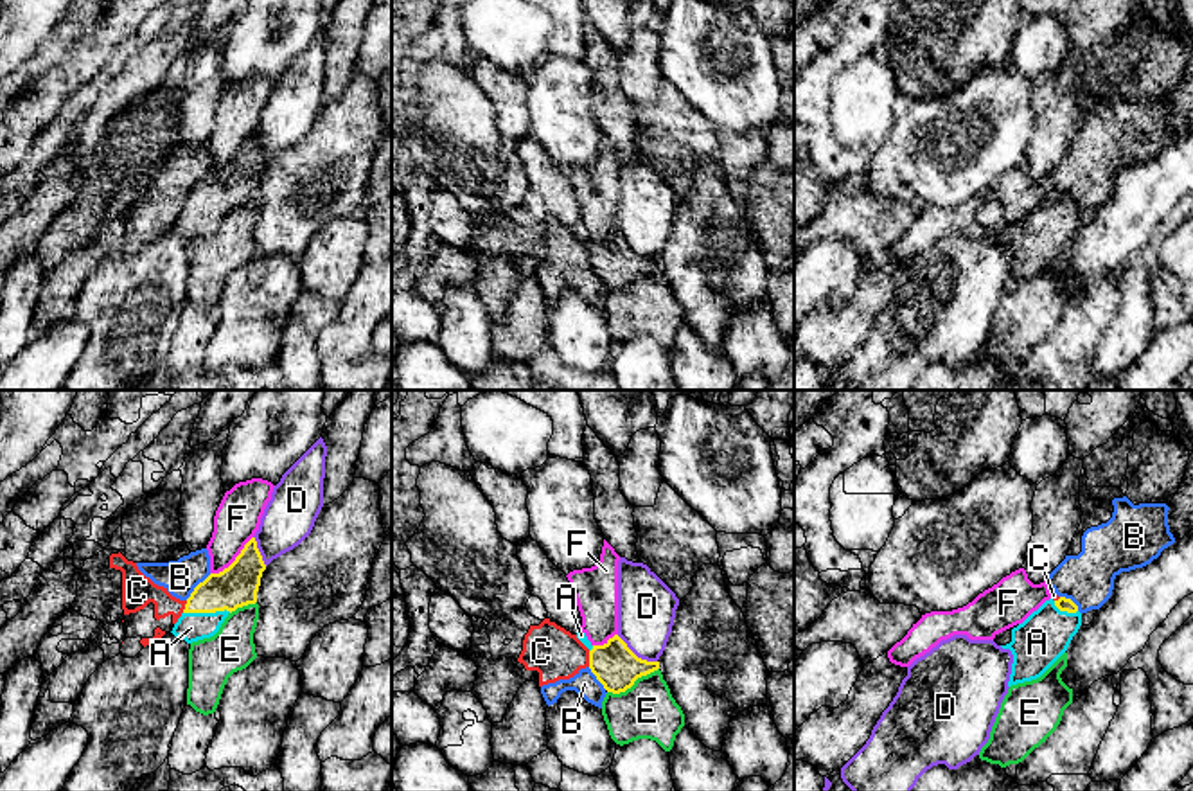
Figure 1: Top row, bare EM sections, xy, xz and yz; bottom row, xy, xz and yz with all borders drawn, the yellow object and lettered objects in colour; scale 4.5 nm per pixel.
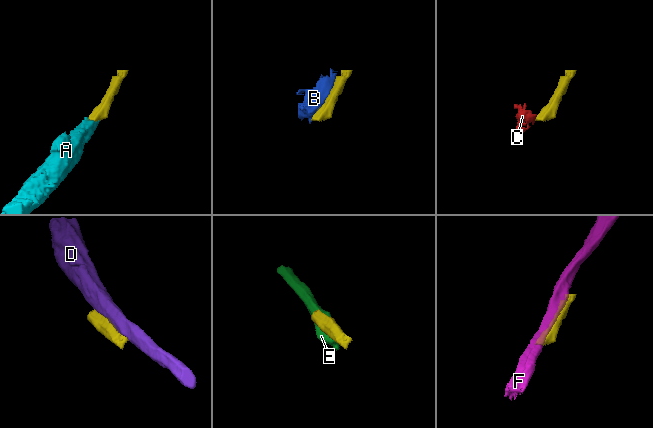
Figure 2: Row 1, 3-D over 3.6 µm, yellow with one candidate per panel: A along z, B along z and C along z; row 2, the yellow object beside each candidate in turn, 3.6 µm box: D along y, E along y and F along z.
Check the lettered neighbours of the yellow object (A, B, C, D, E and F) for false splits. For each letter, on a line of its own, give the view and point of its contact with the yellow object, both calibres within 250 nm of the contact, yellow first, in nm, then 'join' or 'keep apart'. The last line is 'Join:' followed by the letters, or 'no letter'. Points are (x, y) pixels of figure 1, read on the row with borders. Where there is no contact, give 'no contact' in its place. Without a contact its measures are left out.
A: contact xy (207, 612); calibres 190 and 130 nm; join
B: contact xy (196, 586); calibres 190 and 160 nm; keep apart
C: contact xz (590, 658); calibres 200 and 220 nm; keep apart
D: contact xz (635, 655); calibres 200 and 260 nm; keep apart
E: contact xz (633, 684); calibres 200 and 260 nm; keep apart
F: contact xy (236, 559); calibres 190 and 200 nm; keep apart
Join: A

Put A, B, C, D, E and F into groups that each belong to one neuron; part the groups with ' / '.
A / B C / D / E / F

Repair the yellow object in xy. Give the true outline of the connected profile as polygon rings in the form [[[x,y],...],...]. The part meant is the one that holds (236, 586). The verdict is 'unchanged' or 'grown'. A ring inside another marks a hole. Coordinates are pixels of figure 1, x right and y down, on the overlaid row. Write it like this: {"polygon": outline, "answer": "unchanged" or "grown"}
{"polygon": [[[252,538],[228,568],[210,573],[194,588],[171,633],[187,644],[214,636],[232,611],[257,602],[264,570]]], "answer": "grown"}

